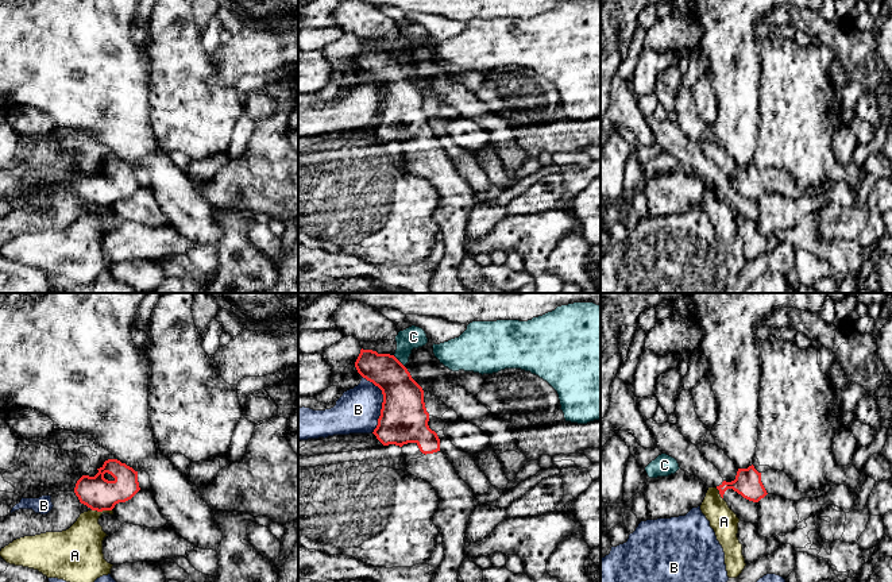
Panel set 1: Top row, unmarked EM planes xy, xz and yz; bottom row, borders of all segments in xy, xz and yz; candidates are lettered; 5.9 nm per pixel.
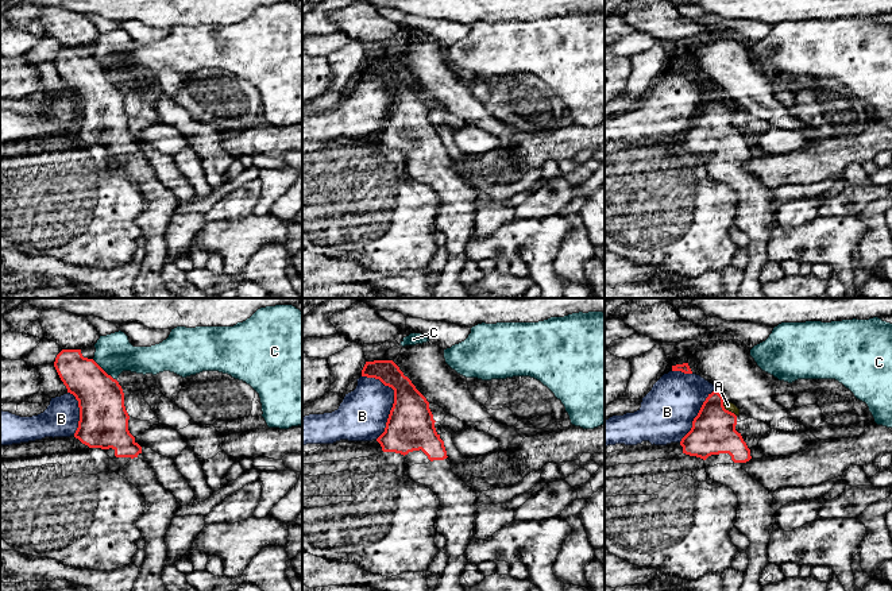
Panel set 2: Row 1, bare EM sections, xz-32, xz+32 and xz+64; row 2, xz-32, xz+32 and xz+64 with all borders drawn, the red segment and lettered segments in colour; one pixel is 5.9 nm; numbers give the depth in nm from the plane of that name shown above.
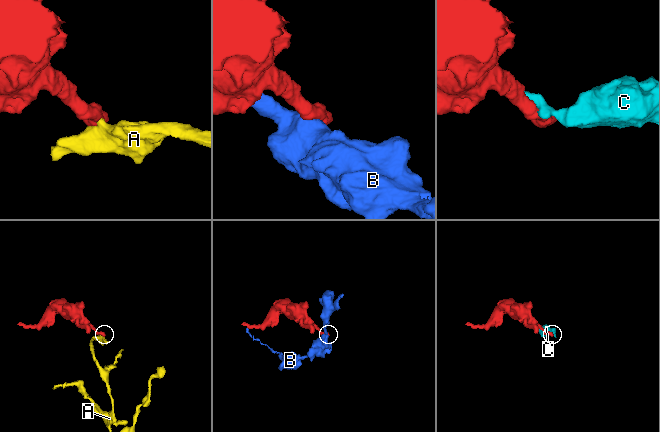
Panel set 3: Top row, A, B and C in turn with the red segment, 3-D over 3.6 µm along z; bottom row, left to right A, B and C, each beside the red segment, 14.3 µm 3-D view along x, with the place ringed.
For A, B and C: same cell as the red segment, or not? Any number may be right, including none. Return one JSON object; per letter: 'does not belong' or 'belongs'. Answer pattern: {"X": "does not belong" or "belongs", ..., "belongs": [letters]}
{"A": "does not belong", "B": "does not belong", "C": "does not belong", "belongs": []}

